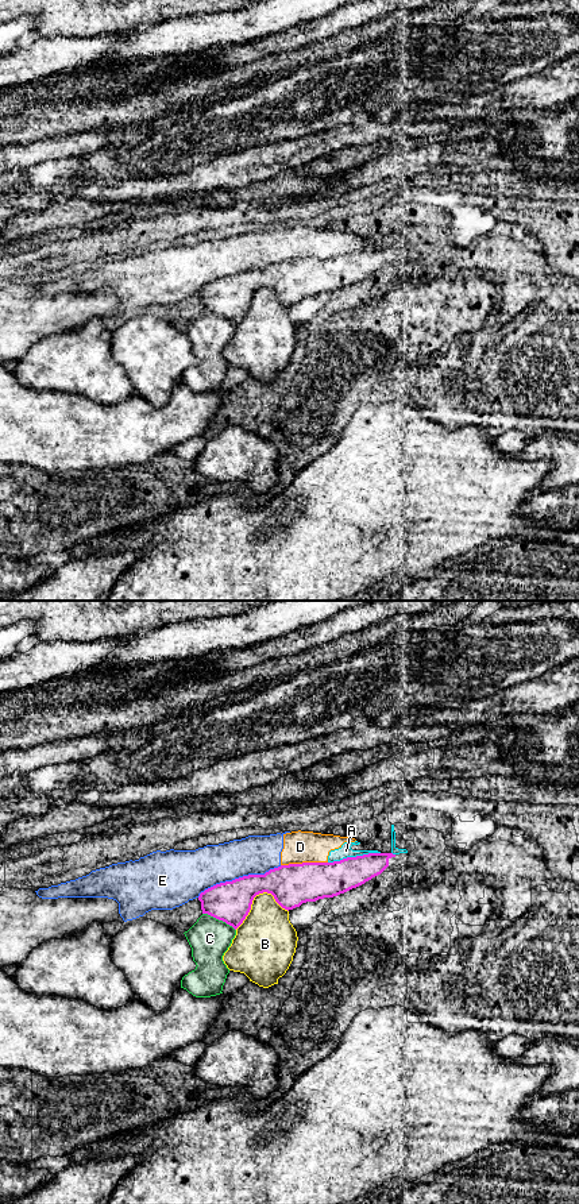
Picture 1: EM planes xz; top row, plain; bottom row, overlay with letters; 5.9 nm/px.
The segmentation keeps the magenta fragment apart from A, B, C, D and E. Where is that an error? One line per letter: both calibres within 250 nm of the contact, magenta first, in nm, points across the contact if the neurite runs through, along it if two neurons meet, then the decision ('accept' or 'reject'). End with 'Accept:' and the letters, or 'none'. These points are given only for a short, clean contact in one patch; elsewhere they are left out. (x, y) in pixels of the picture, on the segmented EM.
A: 220/70 nm | along xz (379, 852), (347, 856), (328, 863) | reject
B: 240/320 nm | reject
C: 240/240 nm | along xz (203, 913), (224, 921), (235, 930) | reject
D: 240/190 nm | reject
E: 240/240 nm | reject
Accept: none

